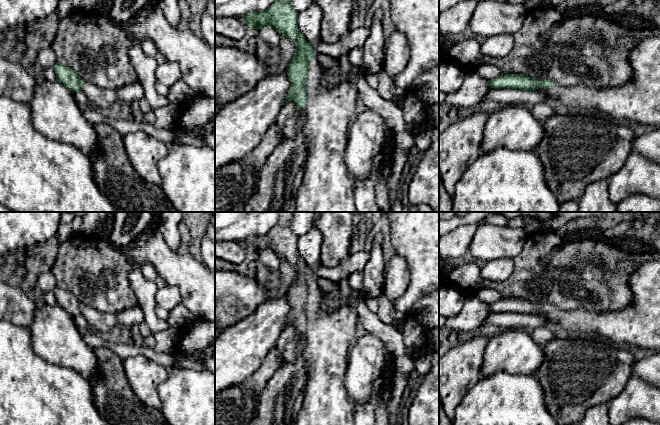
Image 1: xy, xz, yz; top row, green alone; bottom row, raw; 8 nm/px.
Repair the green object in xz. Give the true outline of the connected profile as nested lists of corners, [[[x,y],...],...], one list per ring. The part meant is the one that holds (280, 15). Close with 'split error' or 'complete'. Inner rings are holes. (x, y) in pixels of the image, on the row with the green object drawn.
[[[276,0],[265,11],[249,12],[242,17],[249,28],[259,30],[271,25],[295,44],[295,54],[286,68],[291,86],[285,103],[293,100],[305,116],[303,132],[307,140],[306,165],[296,194],[295,212],[356,212],[354,181],[344,162],[344,153],[348,129],[356,115],[359,90],[349,82],[331,88],[323,85],[324,68],[300,32],[297,18],[298,12],[292,8],[291,0]]]; split error

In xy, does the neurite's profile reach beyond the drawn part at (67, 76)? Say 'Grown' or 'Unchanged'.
Grown

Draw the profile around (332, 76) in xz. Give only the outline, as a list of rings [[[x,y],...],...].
[[[348,53],[334,58],[335,64],[330,68],[324,68],[323,85],[335,87],[340,83],[347,82],[346,75],[363,75],[362,67],[354,66],[348,61]]]

